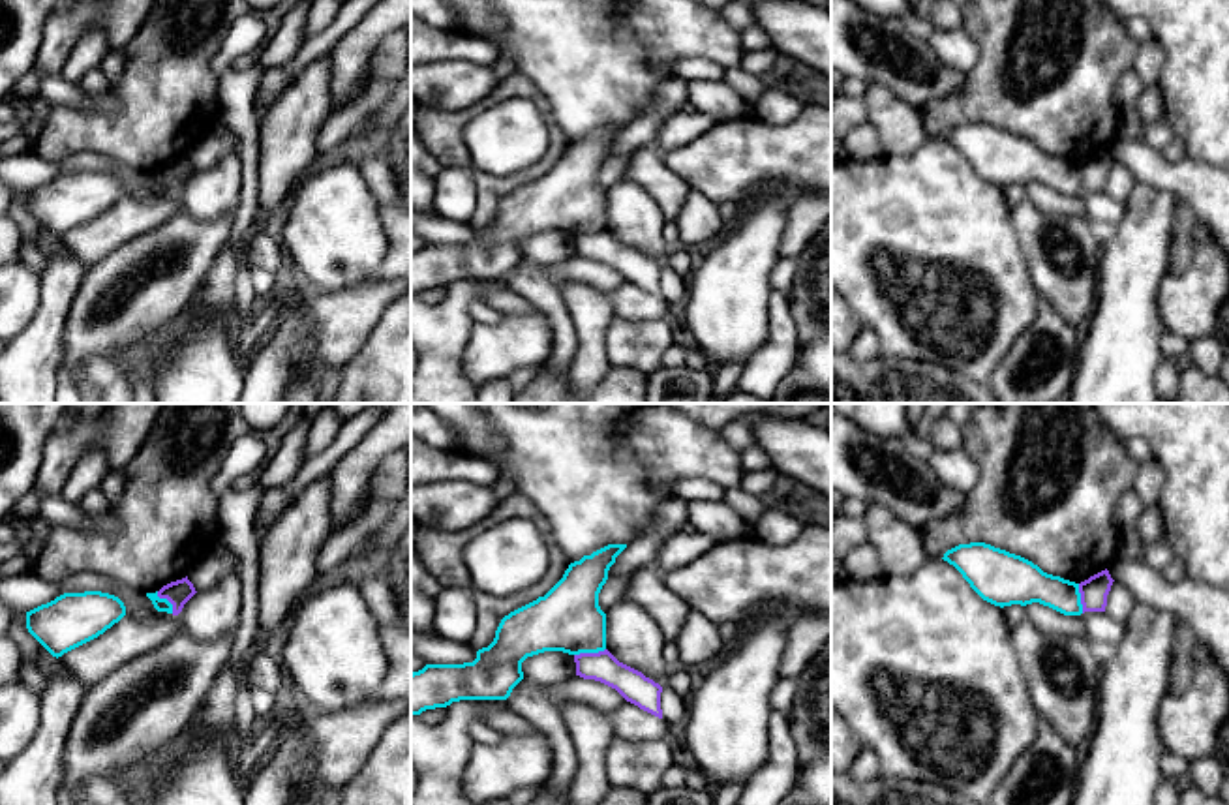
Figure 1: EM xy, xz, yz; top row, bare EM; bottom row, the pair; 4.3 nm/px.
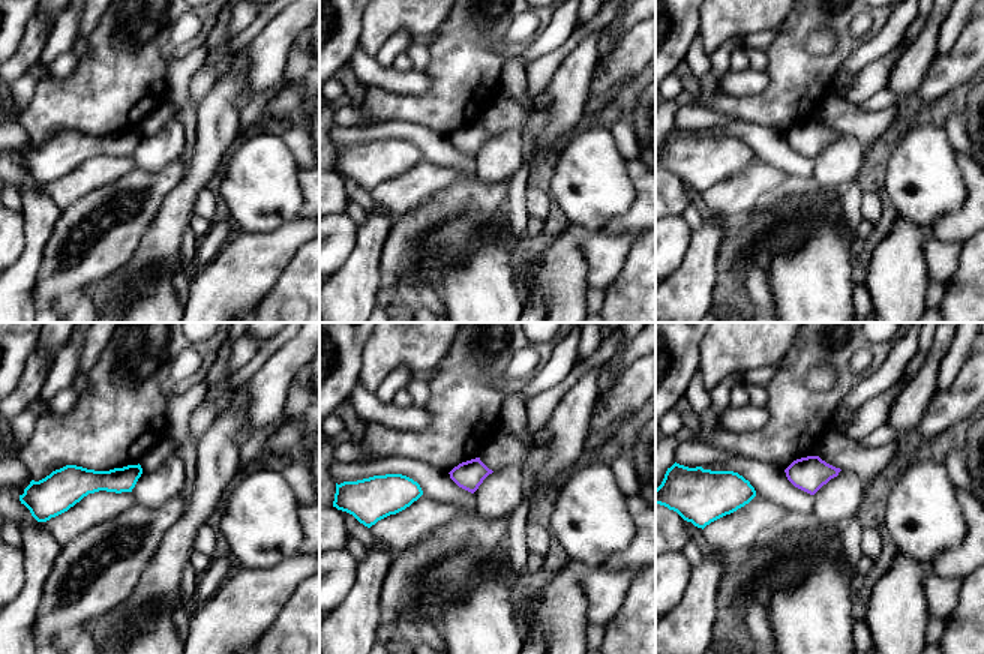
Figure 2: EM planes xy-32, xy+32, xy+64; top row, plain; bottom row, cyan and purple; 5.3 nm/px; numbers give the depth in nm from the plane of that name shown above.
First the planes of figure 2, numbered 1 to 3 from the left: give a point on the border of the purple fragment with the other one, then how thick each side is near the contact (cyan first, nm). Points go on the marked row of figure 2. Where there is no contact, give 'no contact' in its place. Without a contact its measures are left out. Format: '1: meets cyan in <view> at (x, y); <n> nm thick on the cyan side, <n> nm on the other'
1: no contact
2: no contact
3: no contact

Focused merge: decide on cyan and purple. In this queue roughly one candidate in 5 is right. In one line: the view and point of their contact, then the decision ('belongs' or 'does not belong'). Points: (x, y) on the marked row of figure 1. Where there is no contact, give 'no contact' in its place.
meets cyan in xz at (590, 652); does not belong

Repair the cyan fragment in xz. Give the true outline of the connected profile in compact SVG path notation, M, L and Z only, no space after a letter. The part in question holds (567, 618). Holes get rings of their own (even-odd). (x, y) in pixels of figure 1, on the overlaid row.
M608 544L584 555L565 570L563 578L537 600L505 615L488 647L477 651L473 662L426 664L411 674L411 715L426 709L447 707L460 700L507 700L523 679L522 662L544 651L569 655L599 653L606 649L606 614L599 606L599 593L608 580L608 570L627 544Z

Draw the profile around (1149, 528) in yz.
M1146 507L1133 531L1139 535L1143 546L1163 539L1163 518L1158 507Z

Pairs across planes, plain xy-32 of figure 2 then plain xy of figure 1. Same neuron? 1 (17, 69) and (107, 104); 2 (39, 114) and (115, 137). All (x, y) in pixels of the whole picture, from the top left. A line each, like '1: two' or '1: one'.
1: two
2: one

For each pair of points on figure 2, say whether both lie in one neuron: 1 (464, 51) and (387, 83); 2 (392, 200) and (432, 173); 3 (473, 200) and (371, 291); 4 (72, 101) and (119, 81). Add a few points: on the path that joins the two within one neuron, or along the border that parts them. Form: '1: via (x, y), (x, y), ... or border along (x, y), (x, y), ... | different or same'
1: border along (431, 80), (429, 86), (420, 93), (393, 92) | different
2: via (402, 194), (422, 182) | same
3: border along (383, 249), (380, 258), (381, 296) | different
4: via (84, 101), (107, 93) | same

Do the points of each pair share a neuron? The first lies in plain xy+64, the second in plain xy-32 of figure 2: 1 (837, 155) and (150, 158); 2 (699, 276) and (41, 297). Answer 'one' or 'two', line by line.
1: one
2: two

